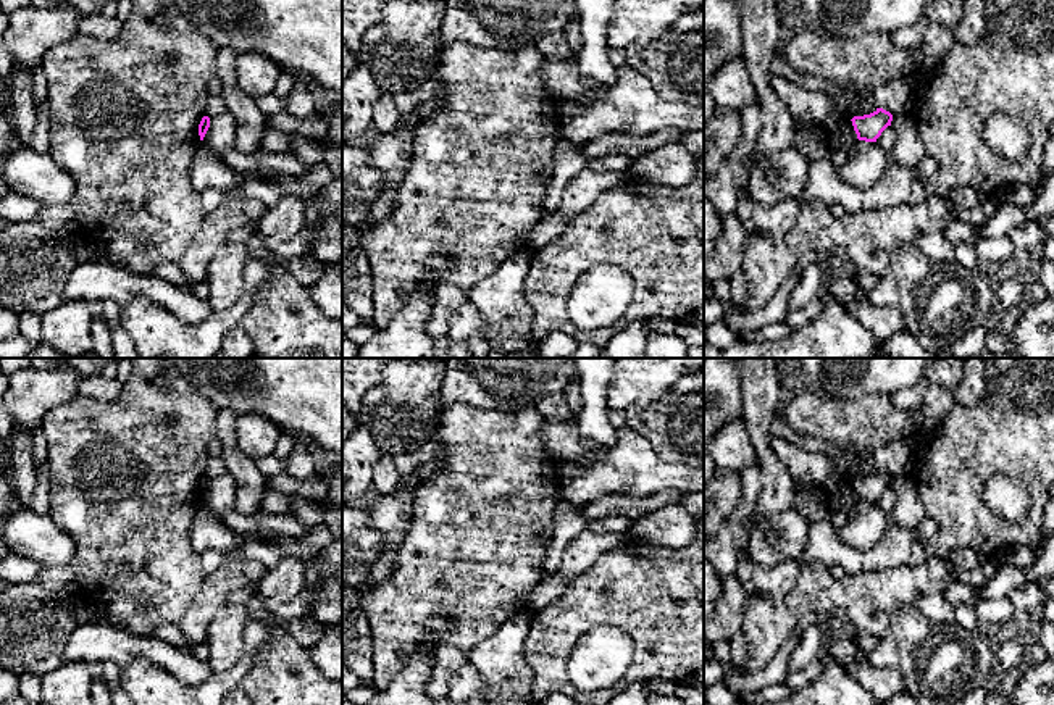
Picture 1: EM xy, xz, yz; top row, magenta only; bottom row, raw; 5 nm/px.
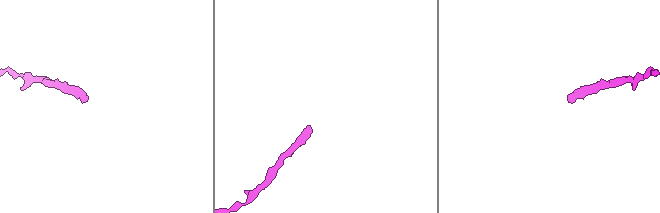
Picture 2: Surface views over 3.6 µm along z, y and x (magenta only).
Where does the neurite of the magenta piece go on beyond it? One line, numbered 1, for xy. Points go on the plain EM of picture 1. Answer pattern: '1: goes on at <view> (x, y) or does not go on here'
1: does not go on here

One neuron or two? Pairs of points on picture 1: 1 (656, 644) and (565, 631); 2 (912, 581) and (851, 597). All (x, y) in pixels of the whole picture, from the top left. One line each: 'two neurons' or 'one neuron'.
1: one neuron
2: one neuron

